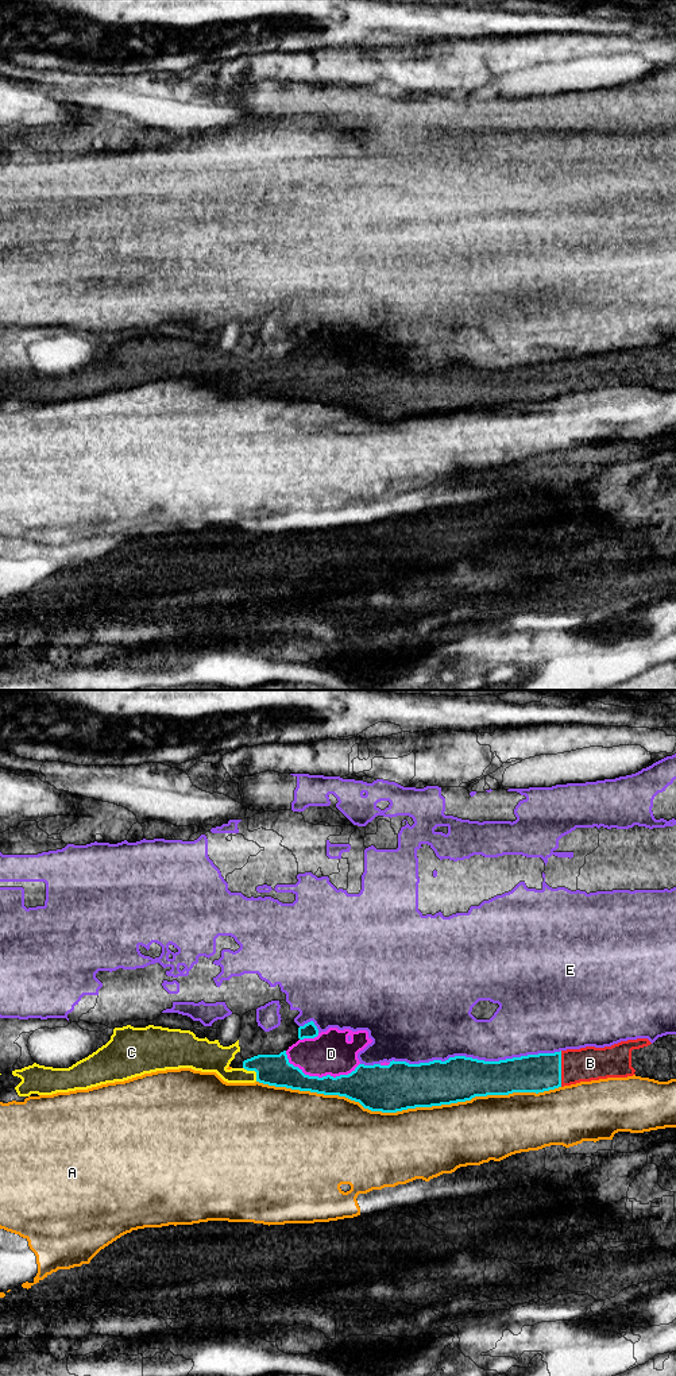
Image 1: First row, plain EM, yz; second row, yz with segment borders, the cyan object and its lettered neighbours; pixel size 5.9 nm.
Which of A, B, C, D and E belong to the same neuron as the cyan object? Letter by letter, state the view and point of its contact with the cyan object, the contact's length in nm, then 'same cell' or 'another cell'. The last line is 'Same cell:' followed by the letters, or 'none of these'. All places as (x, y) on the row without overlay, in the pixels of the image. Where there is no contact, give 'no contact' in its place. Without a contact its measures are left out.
A: yz (409, 416) | 1800 nm | another cell
B: yz (560, 377) | 220 nm | same cell
C: yz (254, 378) | 120 nm | same cell
D: yz (317, 385) | 460 nm | same cell
E: yz (474, 367) | 1050 nm | another cell
Same cell: B, C, D

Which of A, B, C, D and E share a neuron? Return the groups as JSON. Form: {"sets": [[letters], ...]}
{"sets": [["A"], ["B", "C", "D"], ["E"]]}

